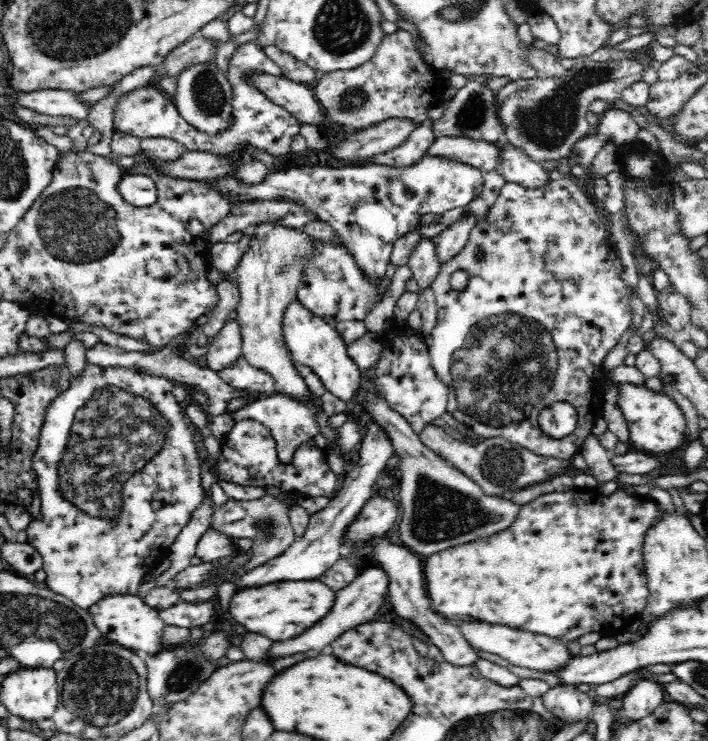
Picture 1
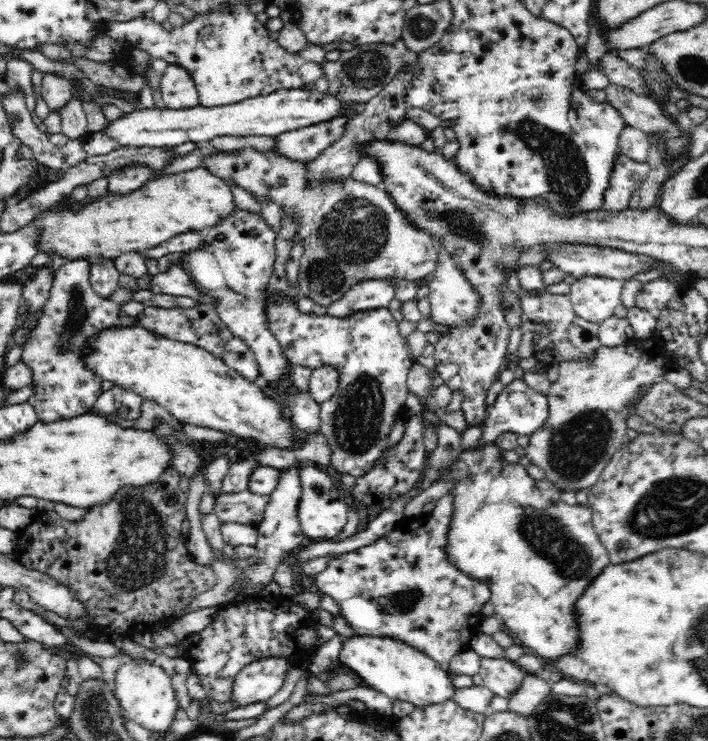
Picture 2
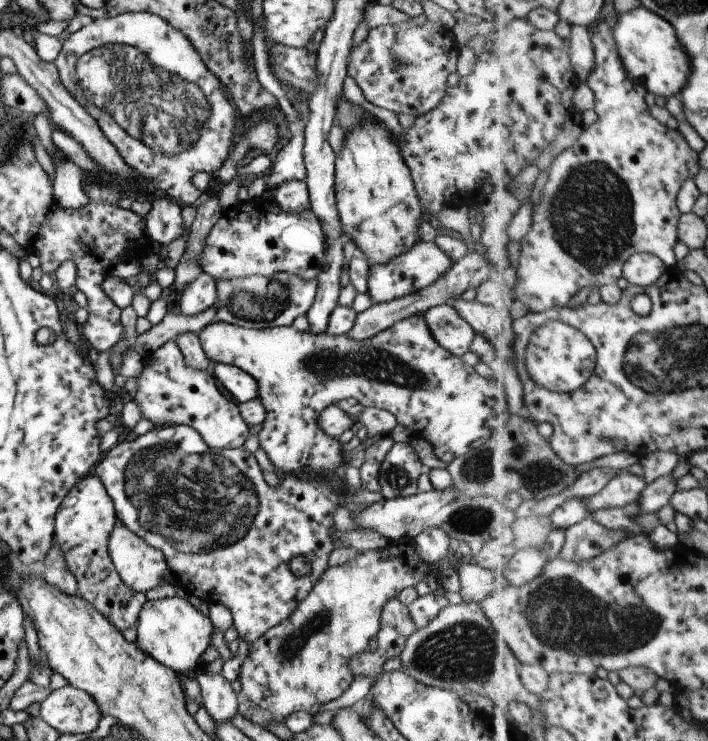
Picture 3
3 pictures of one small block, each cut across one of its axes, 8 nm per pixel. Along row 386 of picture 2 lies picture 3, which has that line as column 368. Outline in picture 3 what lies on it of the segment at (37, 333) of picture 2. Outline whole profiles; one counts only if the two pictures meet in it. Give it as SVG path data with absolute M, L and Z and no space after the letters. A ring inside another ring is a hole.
M410 21L399 25L380 25L369 30L367 38L354 47L349 54L347 74L357 82L366 100L374 106L390 112L425 114L440 104L446 92L446 80L457 70L457 58L460 47L455 40L453 30L428 21L423 26L414 26Z

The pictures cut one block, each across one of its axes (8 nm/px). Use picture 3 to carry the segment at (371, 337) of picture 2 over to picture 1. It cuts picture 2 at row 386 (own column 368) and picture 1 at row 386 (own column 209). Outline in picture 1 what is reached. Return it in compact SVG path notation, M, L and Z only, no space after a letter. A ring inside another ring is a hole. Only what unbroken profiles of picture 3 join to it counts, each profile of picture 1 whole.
M296 298L292 299L287 306L282 319L282 326L283 337L292 360L310 367L314 374L320 377L320 380L324 383L324 388L334 396L345 402L355 396L355 392L362 382L362 373L346 352L348 344L344 342L332 323L316 316Z

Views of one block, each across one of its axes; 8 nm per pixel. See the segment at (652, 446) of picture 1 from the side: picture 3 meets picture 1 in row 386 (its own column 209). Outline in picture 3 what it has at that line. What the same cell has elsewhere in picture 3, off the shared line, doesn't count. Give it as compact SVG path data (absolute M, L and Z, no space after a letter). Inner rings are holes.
M177 596L147 600L143 604L135 627L136 644L154 660L176 671L178 675L188 673L188 670L202 669L200 657L210 648L211 634L214 632L214 625L208 616L197 610L186 598Z

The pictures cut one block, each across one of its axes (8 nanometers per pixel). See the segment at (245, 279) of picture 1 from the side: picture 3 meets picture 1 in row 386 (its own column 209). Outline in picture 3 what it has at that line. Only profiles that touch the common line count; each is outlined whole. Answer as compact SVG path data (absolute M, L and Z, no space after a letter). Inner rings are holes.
M203 272L181 292L181 313L192 316L207 311L217 302L216 287L217 280Z

